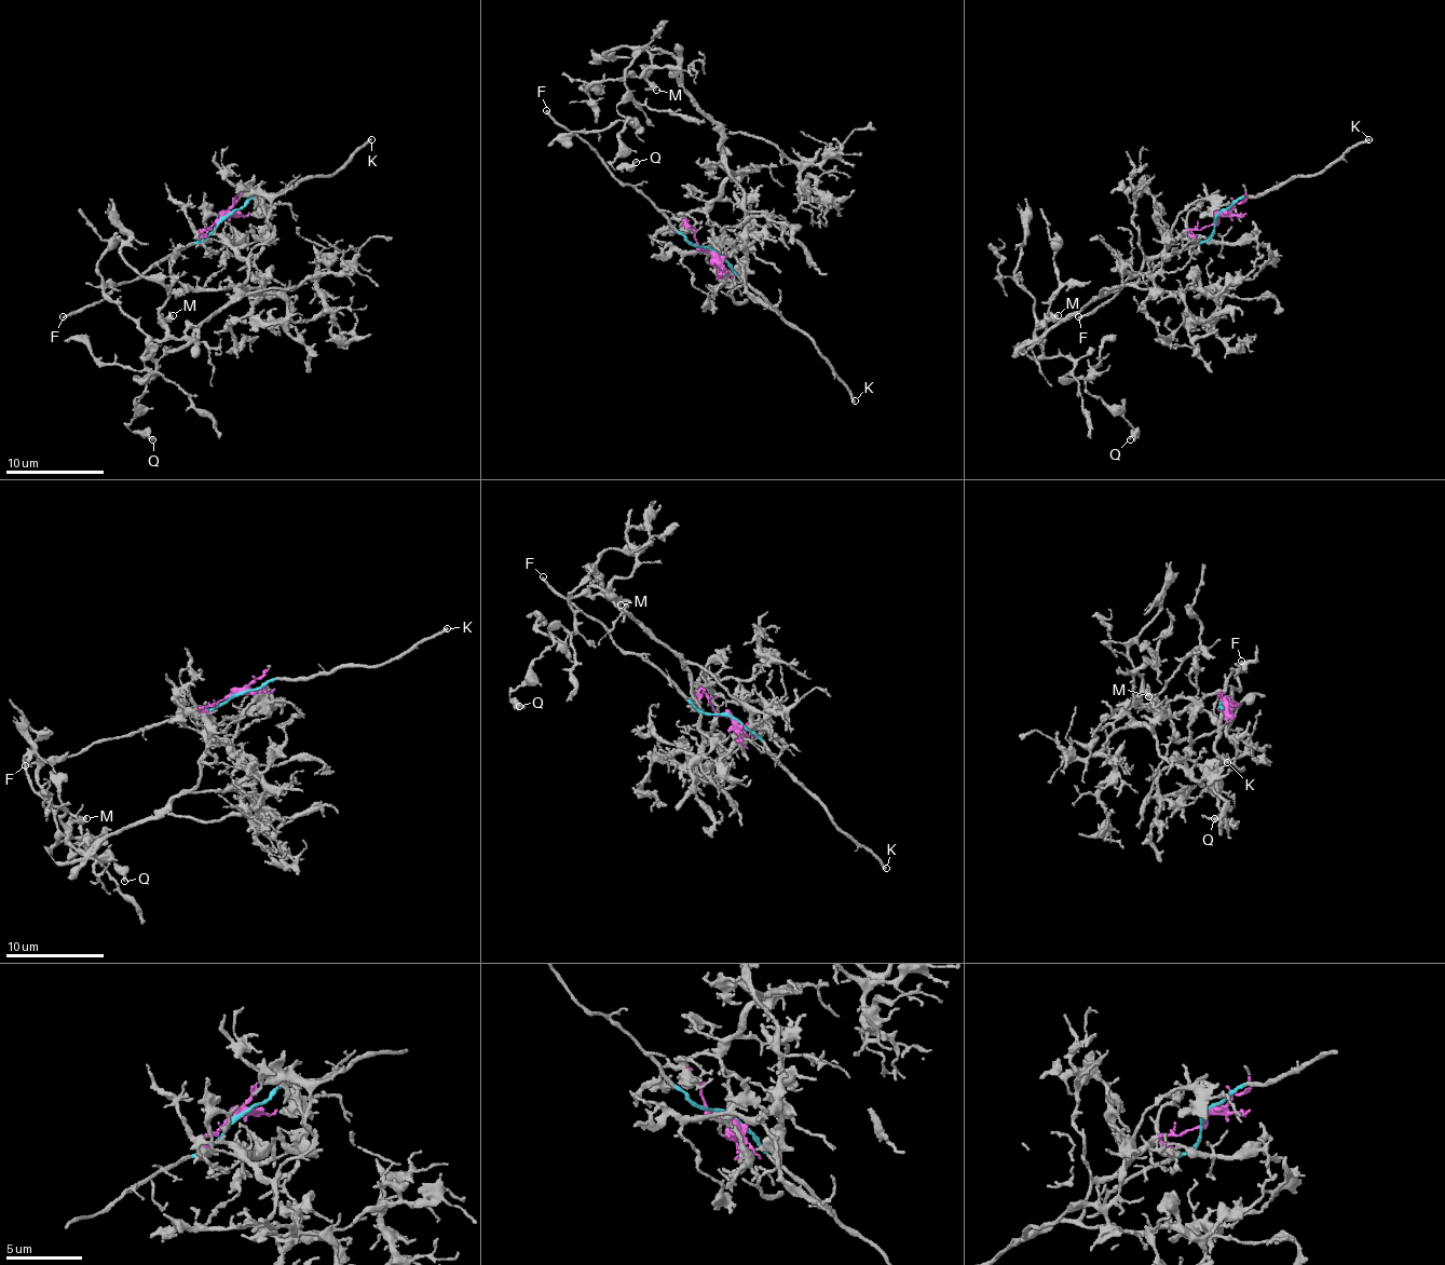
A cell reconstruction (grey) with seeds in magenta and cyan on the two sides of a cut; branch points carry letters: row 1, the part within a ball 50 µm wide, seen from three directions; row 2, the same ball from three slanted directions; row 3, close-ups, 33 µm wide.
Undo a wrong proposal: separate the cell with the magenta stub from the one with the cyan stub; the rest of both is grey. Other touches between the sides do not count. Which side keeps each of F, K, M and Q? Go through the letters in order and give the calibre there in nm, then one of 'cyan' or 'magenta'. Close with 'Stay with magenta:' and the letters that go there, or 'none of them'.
F: calibre 200 nm; cyan
K: calibre 240 nm; cyan
M: calibre 500 nm; magenta
Q: calibre 240 nm; magenta
Stay with magenta: M, Q

